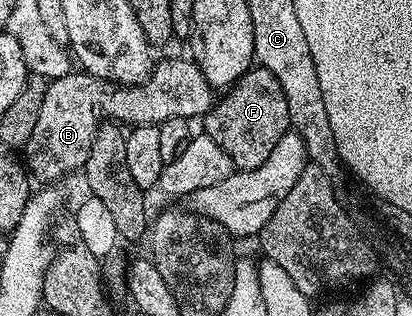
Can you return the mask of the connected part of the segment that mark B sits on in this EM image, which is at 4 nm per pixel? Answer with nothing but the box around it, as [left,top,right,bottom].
[23,58,215,184]

